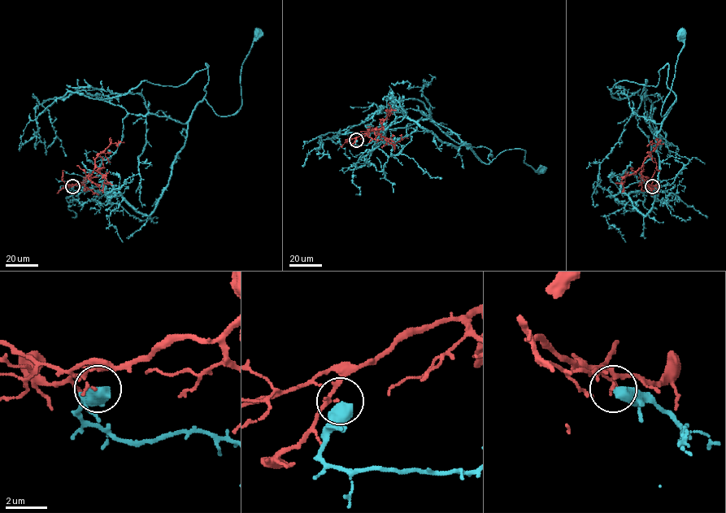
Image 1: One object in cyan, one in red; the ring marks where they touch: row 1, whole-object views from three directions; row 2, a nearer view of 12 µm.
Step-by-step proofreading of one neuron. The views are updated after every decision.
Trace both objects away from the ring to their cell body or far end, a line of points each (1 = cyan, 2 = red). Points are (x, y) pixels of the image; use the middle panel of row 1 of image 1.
1: (357, 139), (376, 141), (408, 117), (441, 141), (470, 144), (483, 162), (520, 149), (524, 163), (541, 169)
2: (356, 139), (376, 129), (394, 145), (408, 138)

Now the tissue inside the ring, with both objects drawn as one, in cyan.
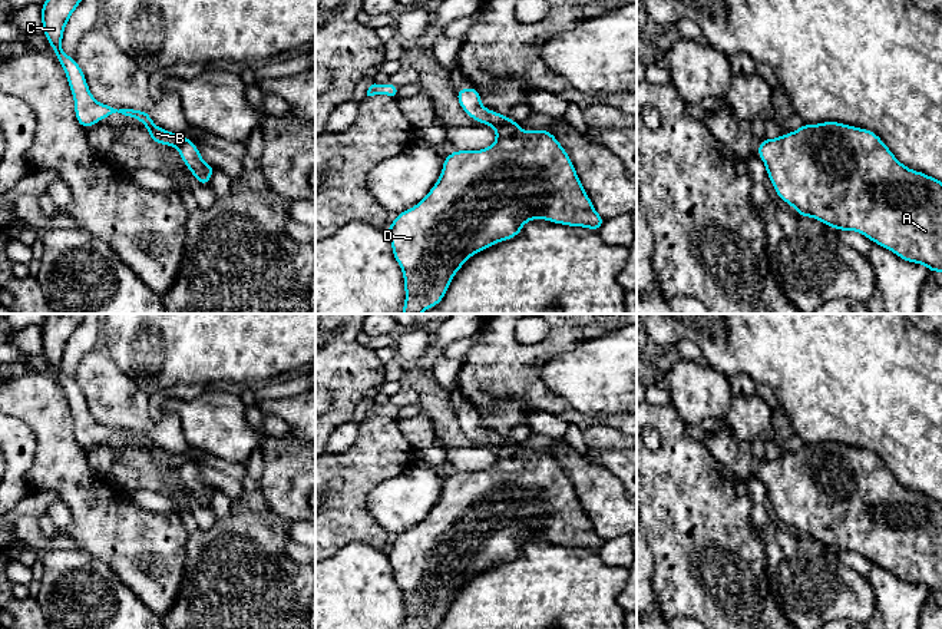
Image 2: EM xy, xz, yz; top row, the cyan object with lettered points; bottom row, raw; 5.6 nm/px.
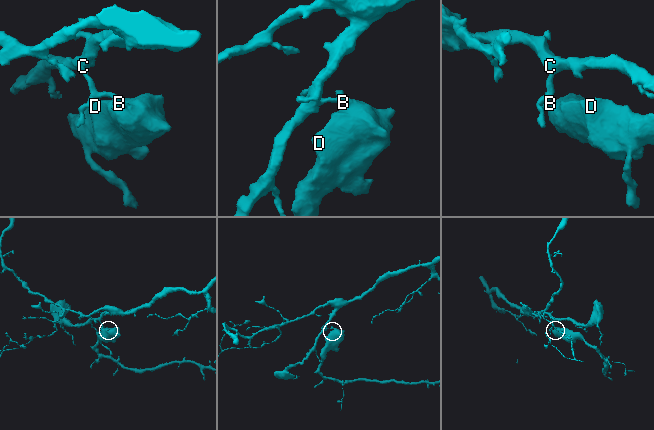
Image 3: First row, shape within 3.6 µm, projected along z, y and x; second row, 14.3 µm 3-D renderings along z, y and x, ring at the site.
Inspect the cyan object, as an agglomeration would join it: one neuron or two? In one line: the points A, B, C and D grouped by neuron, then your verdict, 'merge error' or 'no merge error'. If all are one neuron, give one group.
A D / B C; merge error

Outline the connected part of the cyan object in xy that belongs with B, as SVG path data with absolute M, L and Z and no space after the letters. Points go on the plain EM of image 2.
M53 314L42 324L42 348L59 384L65 390L67 404L75 420L76 441L83 450L89 450L92 446L113 434L122 436L126 440L136 438L148 448L146 453L155 464L179 469L186 461L186 458L156 447L146 431L115 428L96 423L92 413L89 411L83 391L75 378L67 377L62 371L65 348L72 334L82 324L83 318L85 314Z

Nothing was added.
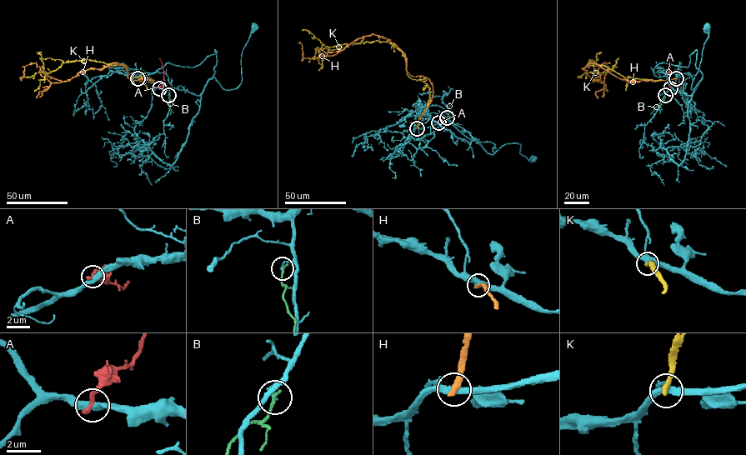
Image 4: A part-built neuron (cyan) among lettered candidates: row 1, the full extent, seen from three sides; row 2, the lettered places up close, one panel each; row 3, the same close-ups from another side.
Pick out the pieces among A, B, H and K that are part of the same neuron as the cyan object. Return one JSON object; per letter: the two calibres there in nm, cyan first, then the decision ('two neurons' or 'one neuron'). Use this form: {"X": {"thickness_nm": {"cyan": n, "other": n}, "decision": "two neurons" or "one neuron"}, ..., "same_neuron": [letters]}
{"A": {"thickness_nm": {"cyan": 440, "other": 320}, "decision": "two neurons"}, "B": {"thickness_nm": {"cyan": 130, "other": 240}, "decision": "two neurons"}, "H": {"thickness_nm": {"cyan": 400, "other": 380}, "decision": "two neurons"}, "K": {"thickness_nm": {"cyan": 320, "other": 320}, "decision": "two neurons"}, "same_neuron": []}

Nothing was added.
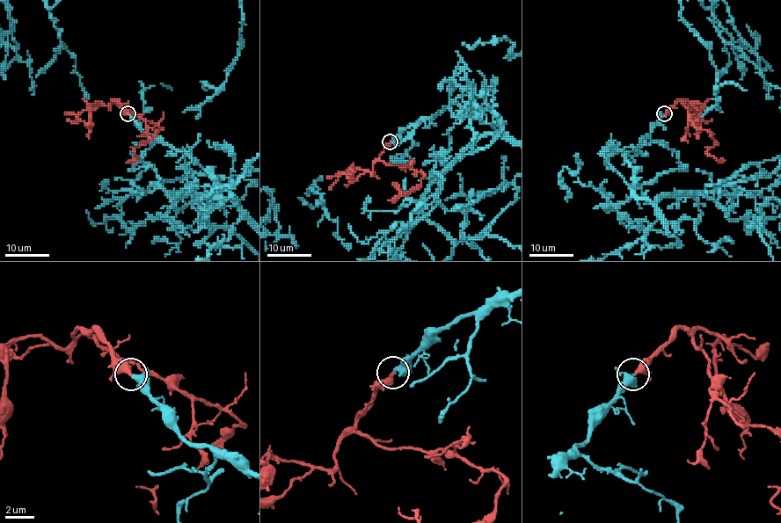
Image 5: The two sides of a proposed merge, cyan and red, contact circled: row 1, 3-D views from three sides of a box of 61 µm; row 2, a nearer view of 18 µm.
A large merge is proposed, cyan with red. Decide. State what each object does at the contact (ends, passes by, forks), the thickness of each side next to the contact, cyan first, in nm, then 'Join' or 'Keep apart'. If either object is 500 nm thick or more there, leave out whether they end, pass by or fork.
At the ring cyan passes by. At the ring red ends. Thickness 320 nm (cyan) against 380 nm. Join

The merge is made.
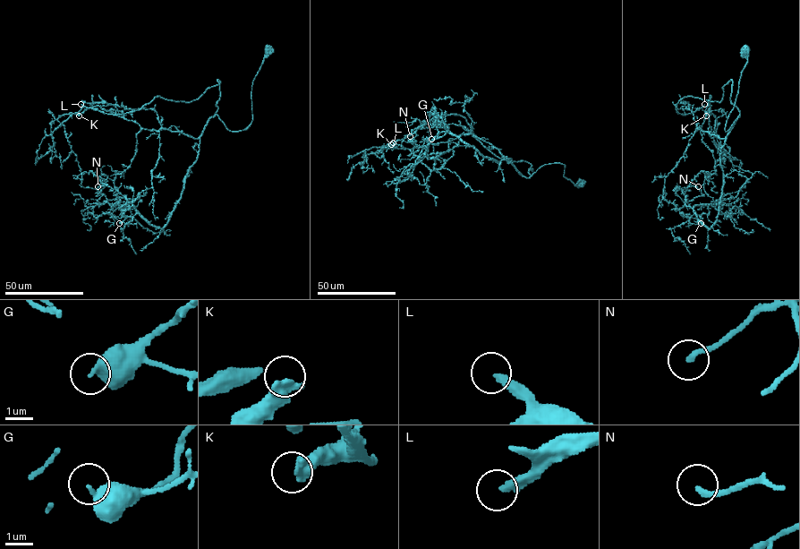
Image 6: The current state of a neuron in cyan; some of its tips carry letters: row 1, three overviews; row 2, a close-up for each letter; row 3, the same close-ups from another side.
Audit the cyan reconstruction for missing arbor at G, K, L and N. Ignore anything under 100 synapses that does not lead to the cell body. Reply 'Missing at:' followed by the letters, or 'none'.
Missing at: L

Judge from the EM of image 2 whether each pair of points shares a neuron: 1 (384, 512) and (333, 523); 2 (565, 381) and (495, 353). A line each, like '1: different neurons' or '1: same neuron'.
1: different neurons
2: different neurons

